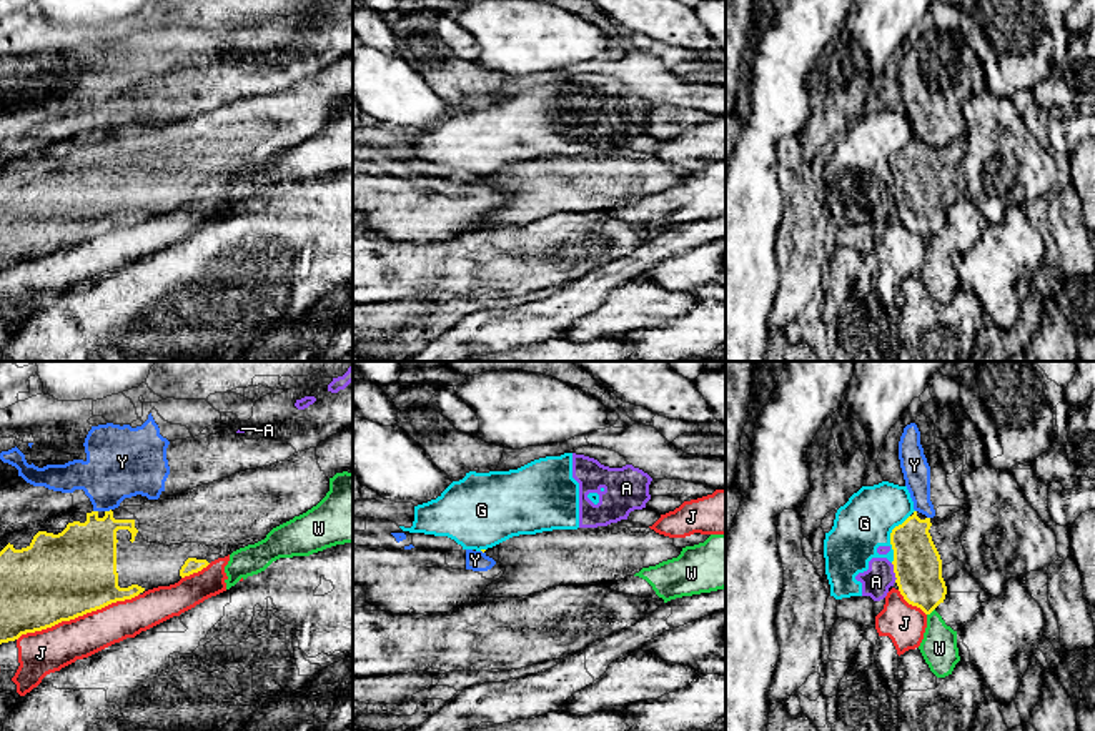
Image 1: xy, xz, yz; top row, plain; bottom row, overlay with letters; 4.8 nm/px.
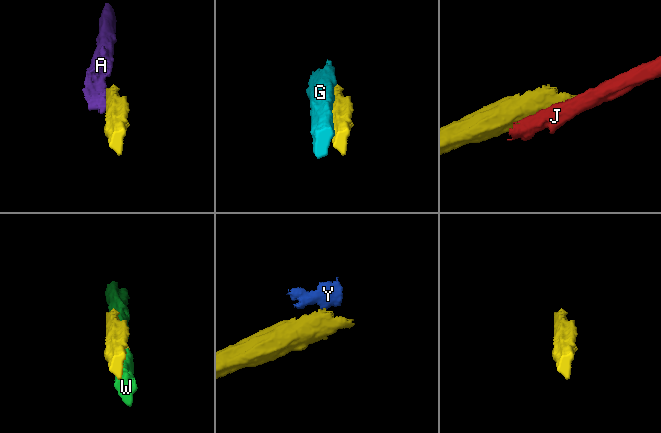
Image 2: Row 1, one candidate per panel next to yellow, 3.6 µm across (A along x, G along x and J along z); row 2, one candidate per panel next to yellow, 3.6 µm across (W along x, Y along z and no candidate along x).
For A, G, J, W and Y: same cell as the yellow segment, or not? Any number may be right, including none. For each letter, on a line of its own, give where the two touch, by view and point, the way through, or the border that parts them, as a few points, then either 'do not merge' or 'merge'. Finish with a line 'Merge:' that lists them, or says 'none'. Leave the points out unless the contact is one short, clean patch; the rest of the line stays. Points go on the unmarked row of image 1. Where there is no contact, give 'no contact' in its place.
A: yz (896, 200) | do not merge
G: yz (891, 165) | do not merge
J: xy (77, 243) | do not merge
W: yz (931, 238) | do not merge
Y: xy (107, 139) | along xy (110, 135), (105, 139) | do not merge
Merge: none

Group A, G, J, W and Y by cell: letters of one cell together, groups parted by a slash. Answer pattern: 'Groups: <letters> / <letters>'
Groups: A G / J / W / Y

